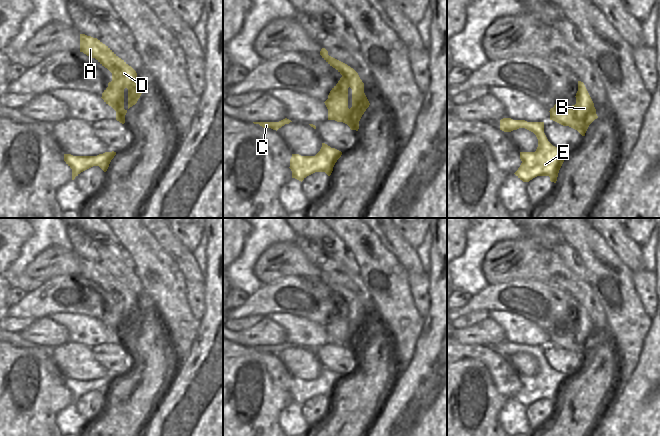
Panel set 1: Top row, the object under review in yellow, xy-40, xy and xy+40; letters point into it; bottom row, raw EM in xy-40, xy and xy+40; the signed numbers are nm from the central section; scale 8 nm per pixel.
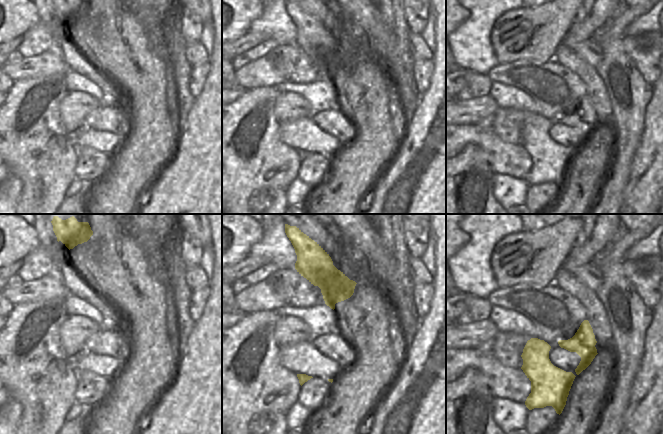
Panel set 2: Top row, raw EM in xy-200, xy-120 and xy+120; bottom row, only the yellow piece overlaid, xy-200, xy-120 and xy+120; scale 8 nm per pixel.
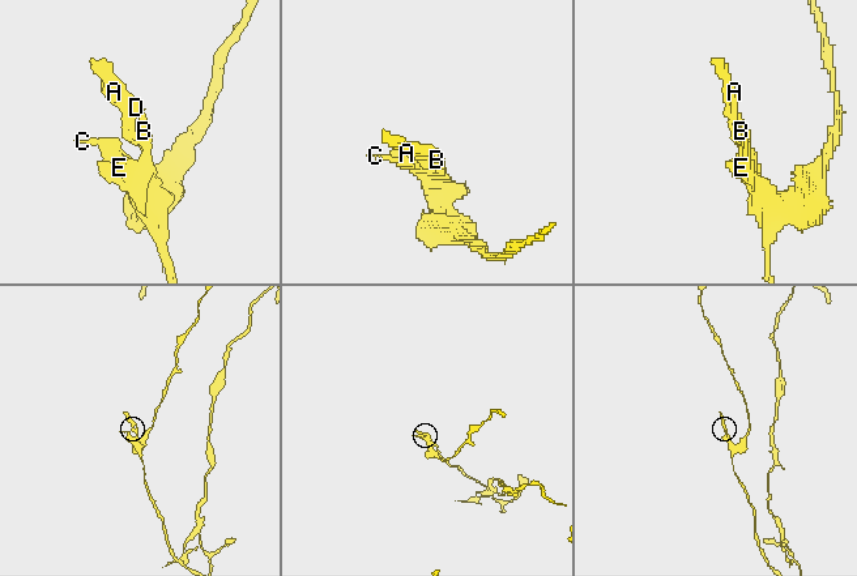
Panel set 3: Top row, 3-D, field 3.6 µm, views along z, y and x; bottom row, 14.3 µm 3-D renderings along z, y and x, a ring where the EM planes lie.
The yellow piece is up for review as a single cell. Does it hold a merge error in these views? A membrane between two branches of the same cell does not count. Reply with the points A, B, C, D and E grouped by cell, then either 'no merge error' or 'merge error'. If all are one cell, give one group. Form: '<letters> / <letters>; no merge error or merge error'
A B C D E; no merge error

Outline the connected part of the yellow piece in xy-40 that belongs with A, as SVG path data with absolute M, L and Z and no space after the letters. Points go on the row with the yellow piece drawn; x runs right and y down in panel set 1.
M80 34L80 52L91 58L95 58L112 73L112 81L108 83L108 87L102 93L101 98L116 111L116 120L124 124L127 113L127 110L124 109L124 89L128 89L128 109L137 103L143 92L140 83L136 79L136 71L97 38Z

